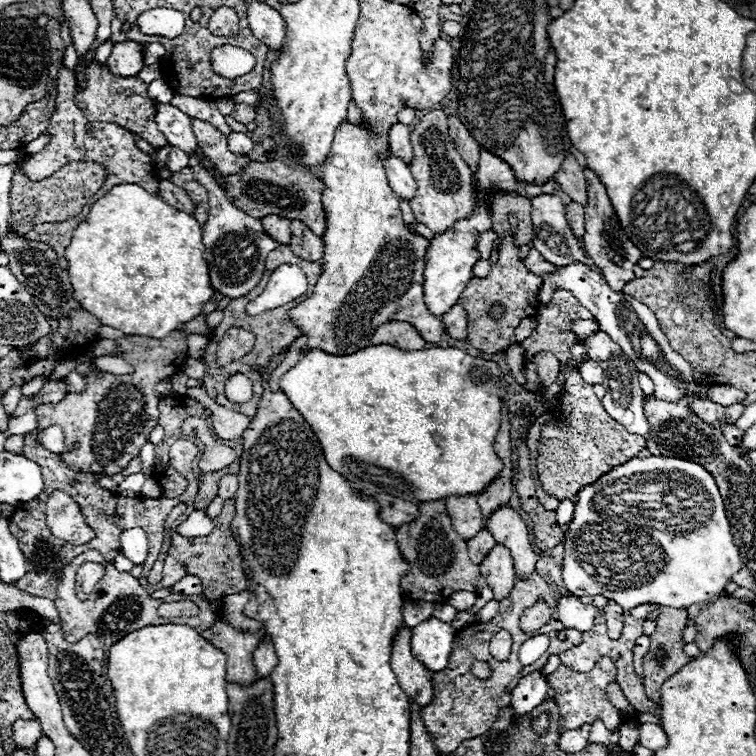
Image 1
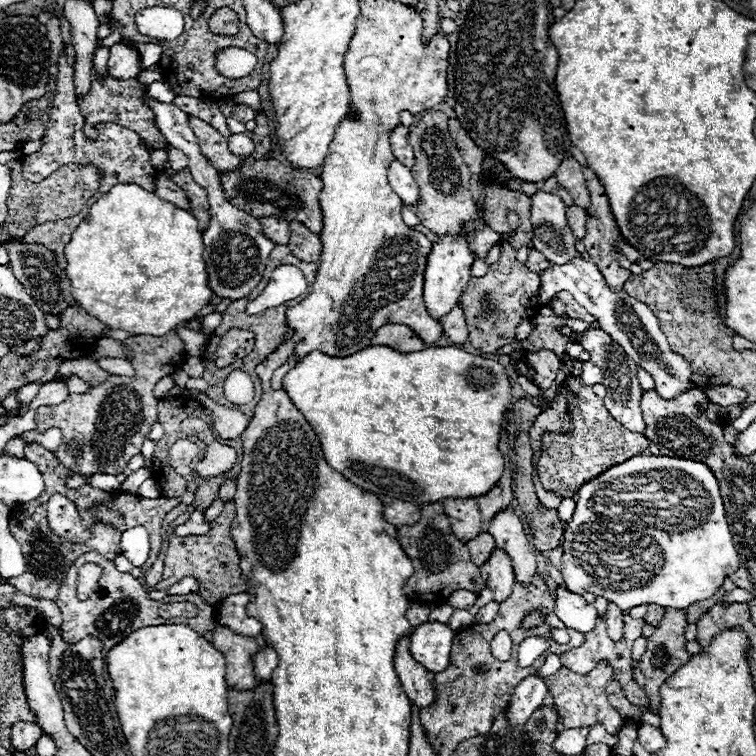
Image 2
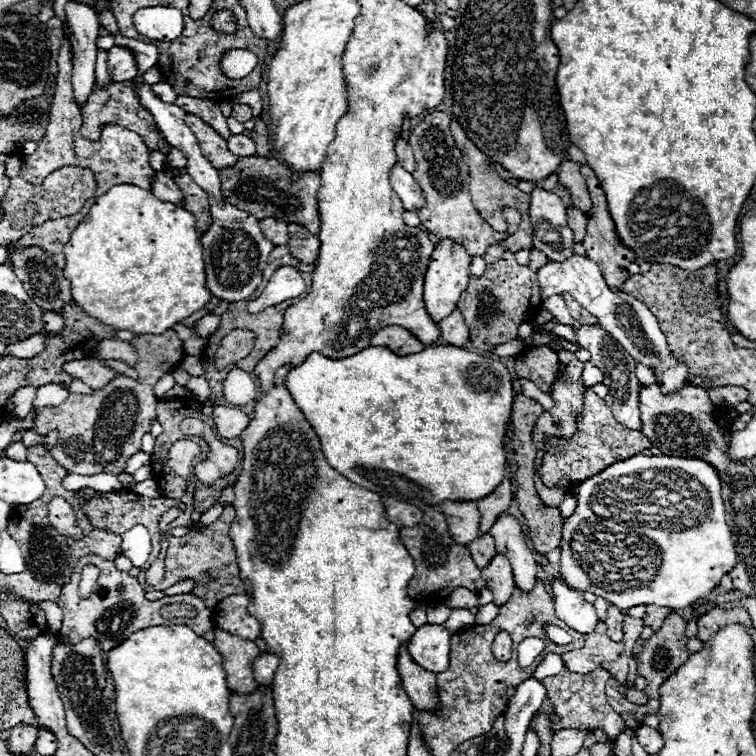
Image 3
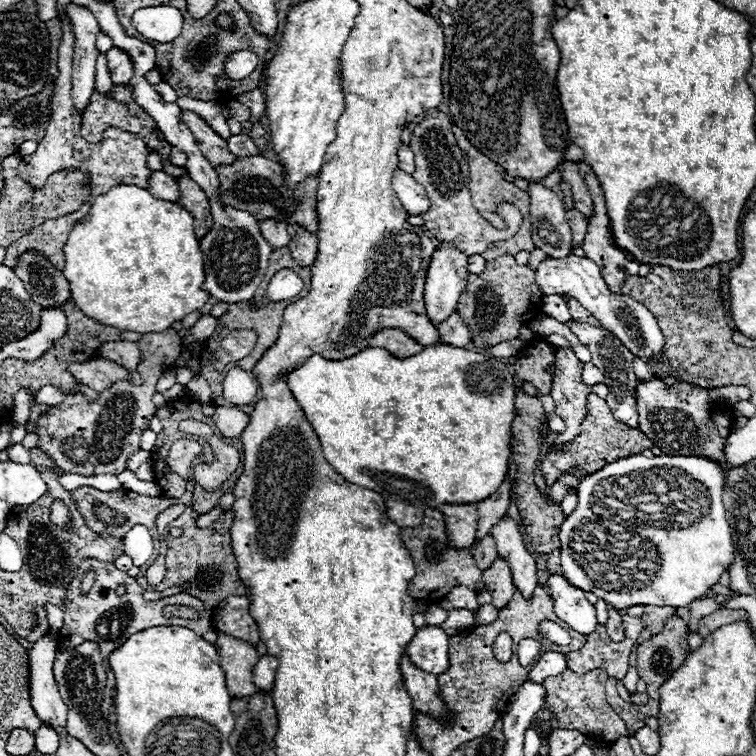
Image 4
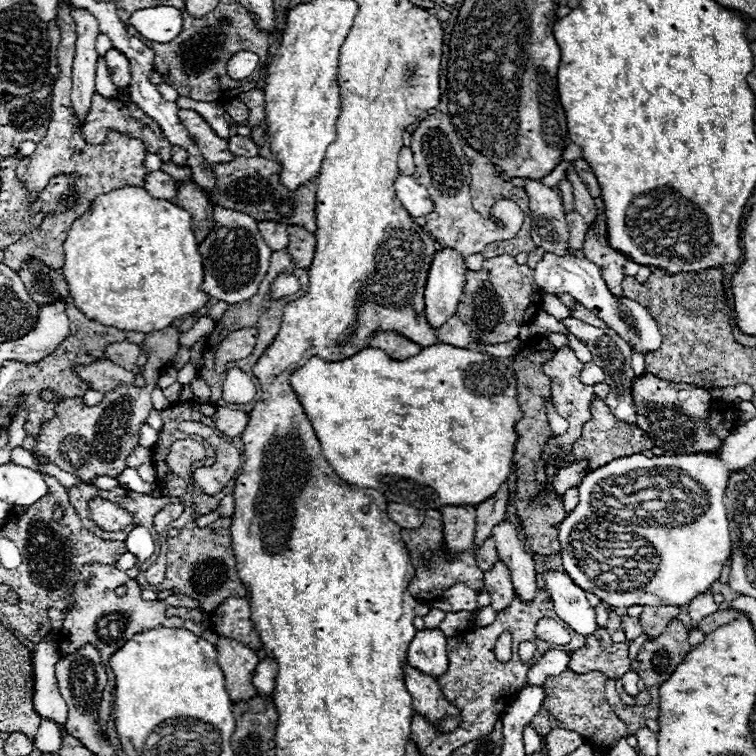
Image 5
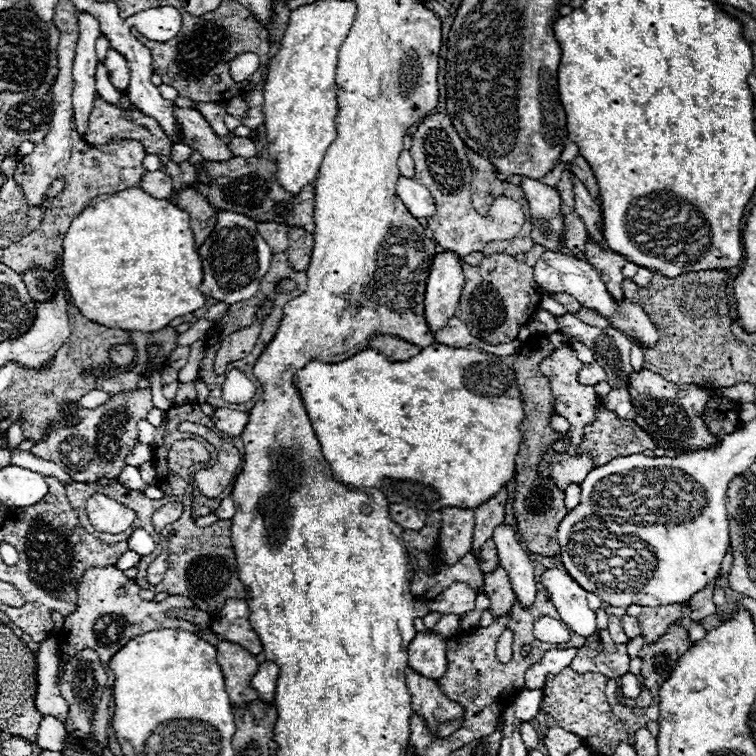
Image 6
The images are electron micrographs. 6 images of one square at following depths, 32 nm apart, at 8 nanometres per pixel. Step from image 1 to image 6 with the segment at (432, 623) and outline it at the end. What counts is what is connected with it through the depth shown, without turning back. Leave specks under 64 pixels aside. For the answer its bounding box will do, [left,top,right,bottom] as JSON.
[408,632,448,680]

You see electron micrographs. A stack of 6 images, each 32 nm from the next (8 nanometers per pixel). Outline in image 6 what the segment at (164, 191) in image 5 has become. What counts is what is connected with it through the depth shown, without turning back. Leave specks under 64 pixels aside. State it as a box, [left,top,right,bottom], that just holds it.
[140,170,174,198]

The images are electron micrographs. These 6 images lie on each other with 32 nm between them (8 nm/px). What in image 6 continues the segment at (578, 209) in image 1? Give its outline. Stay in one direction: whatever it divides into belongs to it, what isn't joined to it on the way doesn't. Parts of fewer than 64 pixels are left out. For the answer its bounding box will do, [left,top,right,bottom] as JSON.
[564,212,588,252]

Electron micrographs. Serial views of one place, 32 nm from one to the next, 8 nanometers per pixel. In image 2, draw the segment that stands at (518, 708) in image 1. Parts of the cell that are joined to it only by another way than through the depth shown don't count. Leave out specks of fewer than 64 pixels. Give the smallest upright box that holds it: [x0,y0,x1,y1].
[508,676,548,736]

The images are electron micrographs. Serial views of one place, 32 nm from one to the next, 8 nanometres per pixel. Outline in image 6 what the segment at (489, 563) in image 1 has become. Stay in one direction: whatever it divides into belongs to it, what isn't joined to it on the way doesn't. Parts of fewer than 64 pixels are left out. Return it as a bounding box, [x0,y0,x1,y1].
[484,564,514,616]

